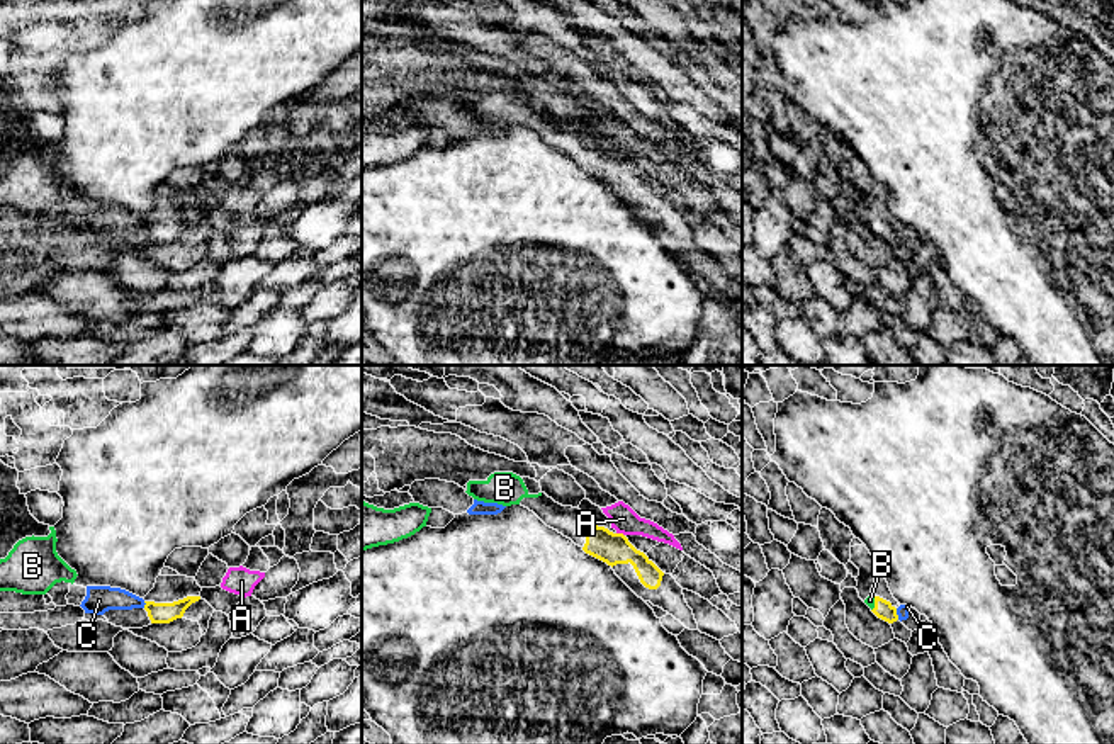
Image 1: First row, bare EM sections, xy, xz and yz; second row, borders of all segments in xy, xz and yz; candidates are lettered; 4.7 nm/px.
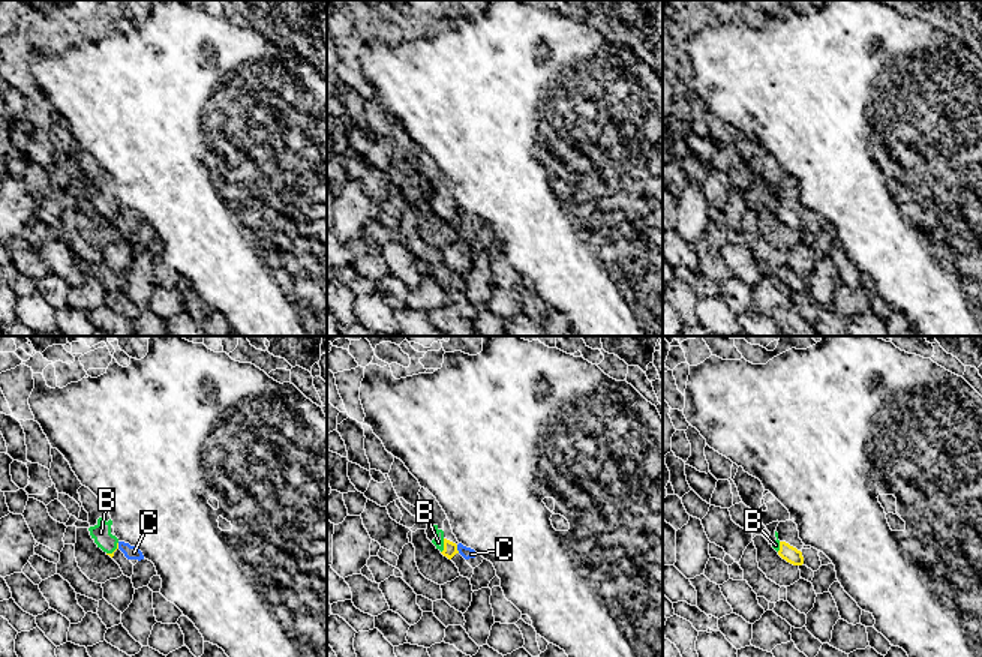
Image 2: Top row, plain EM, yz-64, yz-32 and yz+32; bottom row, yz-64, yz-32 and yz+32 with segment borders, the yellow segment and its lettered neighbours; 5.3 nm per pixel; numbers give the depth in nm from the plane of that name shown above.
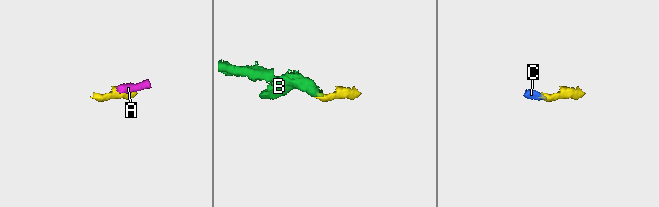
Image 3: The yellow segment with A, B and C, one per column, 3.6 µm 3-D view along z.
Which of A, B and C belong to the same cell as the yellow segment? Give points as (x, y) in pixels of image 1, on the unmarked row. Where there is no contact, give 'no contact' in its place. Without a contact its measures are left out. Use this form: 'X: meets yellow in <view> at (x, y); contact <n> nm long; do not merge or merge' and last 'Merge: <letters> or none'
A: meets yellow in xz at (620, 153); contact 40 nm long; do not merge
B: meets yellow in yz at (875, 223); contact 70 nm long; merge
C: meets yellow in xy at (145, 225); contact 30 nm long; do not merge
Merge: B

